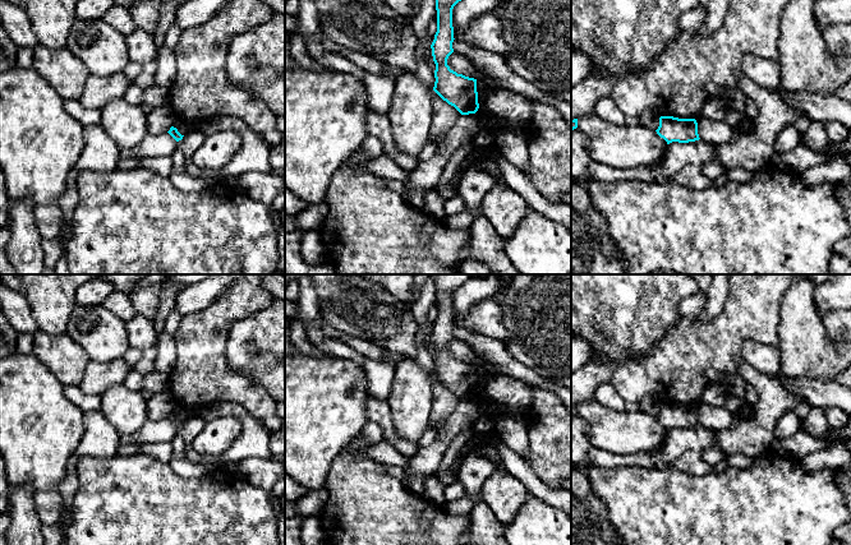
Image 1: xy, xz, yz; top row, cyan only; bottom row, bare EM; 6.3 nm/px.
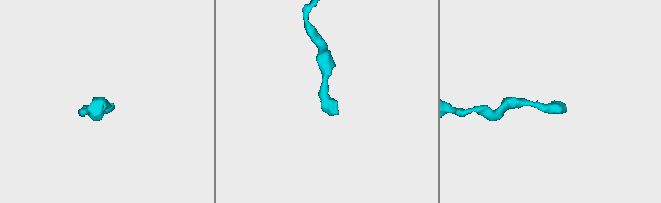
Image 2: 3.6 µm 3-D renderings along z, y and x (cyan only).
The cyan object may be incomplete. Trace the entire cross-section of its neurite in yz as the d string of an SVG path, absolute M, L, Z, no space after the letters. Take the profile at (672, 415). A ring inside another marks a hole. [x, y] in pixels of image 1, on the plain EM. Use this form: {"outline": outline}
{"outline": "M661 402L659 412L656 417L667 428L667 430L672 428L689 429L700 425L698 420L698 408L695 405Z"}

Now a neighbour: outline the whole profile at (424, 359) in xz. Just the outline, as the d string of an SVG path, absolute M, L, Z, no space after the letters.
M419 340L419 350L414 360L426 370L431 371L432 374L434 373L434 359L428 352L427 345L422 340Z

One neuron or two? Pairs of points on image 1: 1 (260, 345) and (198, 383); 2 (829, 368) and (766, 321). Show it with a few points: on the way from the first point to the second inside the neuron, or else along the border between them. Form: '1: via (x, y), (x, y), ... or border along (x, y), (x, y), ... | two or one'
1: border along (229, 333), (226, 363), (254, 380) | two
2: border along (781, 300), (777, 345) | two

